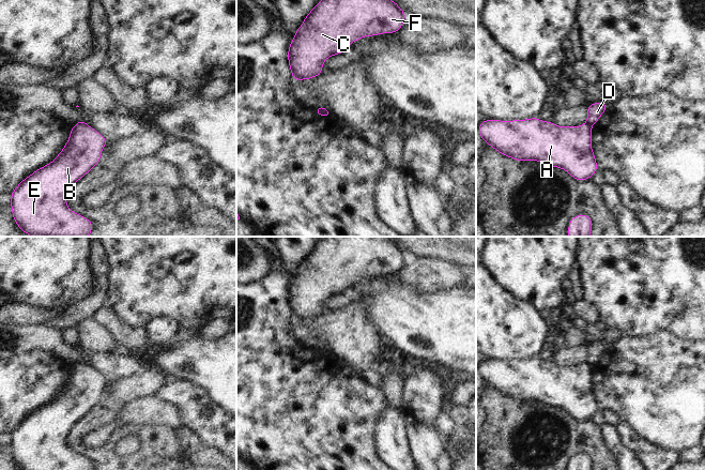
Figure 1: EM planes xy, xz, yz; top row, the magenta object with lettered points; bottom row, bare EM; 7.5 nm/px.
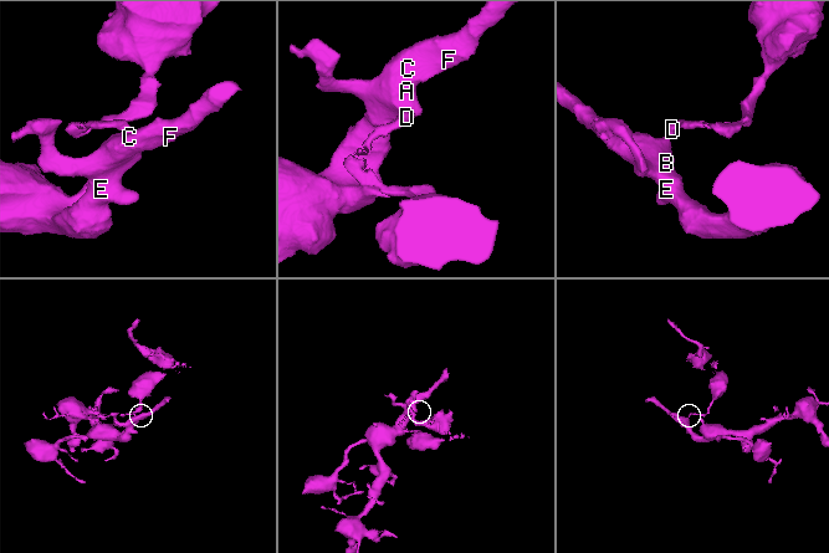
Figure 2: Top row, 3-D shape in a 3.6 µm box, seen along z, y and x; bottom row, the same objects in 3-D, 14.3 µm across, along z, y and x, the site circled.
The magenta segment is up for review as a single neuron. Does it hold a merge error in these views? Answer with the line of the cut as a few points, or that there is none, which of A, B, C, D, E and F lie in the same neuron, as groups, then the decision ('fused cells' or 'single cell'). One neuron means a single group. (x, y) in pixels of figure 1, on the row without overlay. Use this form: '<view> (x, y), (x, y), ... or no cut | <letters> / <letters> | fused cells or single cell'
yz (586, 362), (591, 366) | A B C E F / D | fused cells

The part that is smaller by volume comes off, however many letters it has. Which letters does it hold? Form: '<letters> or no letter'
D

